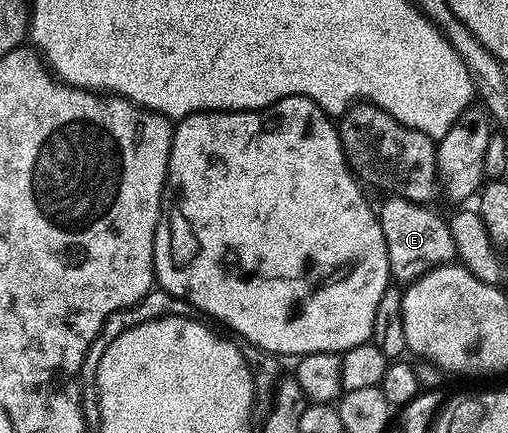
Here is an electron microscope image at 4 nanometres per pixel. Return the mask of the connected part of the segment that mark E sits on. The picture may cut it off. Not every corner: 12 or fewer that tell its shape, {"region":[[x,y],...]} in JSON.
{"region":[[422,202],[377,209],[390,274],[413,282],[455,259],[449,223]]}

